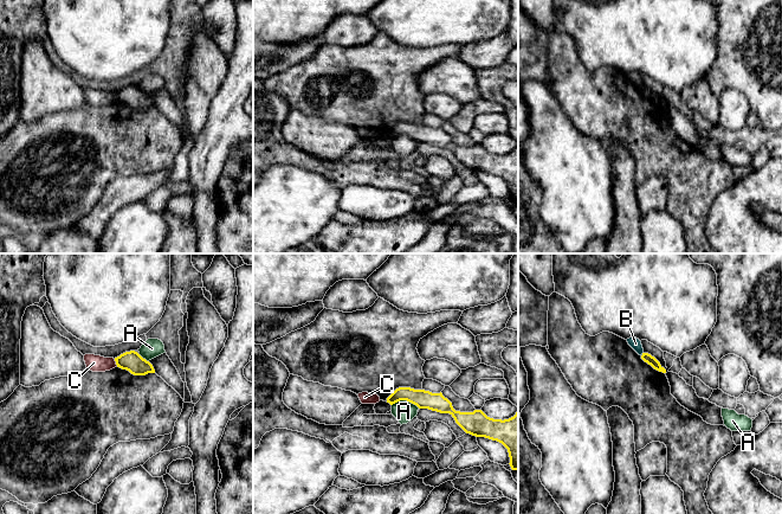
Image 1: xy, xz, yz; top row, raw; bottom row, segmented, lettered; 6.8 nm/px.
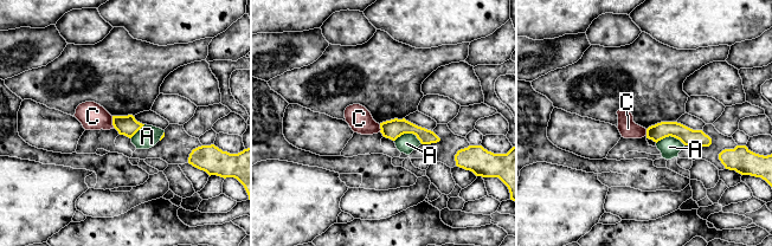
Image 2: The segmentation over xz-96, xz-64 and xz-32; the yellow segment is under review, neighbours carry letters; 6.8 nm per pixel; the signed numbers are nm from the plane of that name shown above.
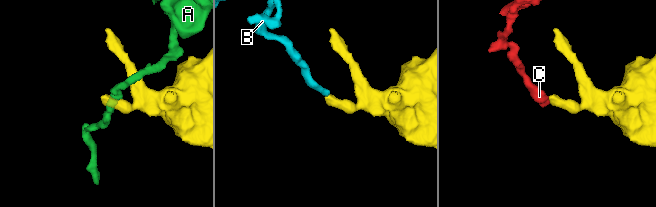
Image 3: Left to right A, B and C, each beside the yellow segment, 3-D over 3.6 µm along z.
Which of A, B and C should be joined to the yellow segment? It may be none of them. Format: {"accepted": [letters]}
{"accepted": []}

